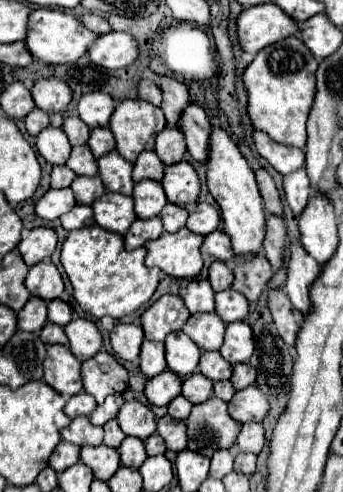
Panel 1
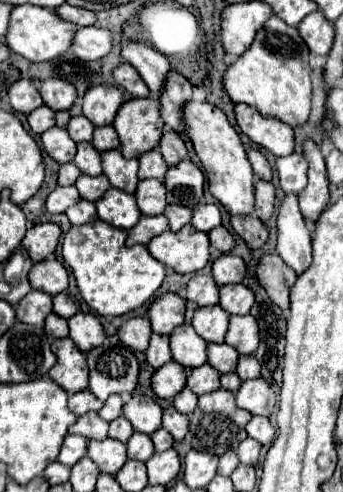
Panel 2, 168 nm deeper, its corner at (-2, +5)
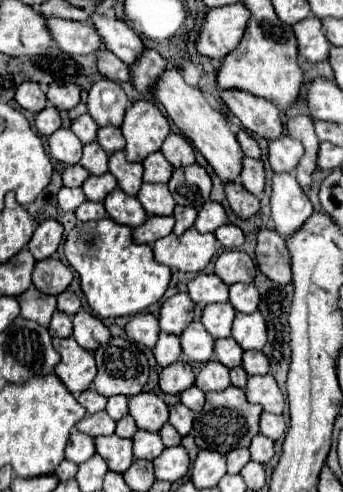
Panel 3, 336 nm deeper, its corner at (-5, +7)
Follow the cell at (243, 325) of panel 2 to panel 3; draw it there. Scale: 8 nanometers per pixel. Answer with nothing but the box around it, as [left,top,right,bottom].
[232,312,268,350]

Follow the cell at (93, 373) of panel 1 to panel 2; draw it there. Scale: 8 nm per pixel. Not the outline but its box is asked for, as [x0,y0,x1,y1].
[87,342,139,402]

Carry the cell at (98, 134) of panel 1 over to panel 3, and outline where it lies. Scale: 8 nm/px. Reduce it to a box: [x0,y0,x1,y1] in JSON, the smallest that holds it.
[98,126,124,152]

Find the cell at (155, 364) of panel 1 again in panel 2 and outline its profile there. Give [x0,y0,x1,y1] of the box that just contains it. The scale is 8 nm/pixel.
[145,334,171,368]

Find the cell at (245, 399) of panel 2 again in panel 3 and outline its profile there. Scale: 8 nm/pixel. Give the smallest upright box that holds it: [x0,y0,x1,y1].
[246,374,286,414]

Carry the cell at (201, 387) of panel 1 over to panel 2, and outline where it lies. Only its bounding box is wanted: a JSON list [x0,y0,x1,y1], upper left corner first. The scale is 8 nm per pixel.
[187,364,221,396]

